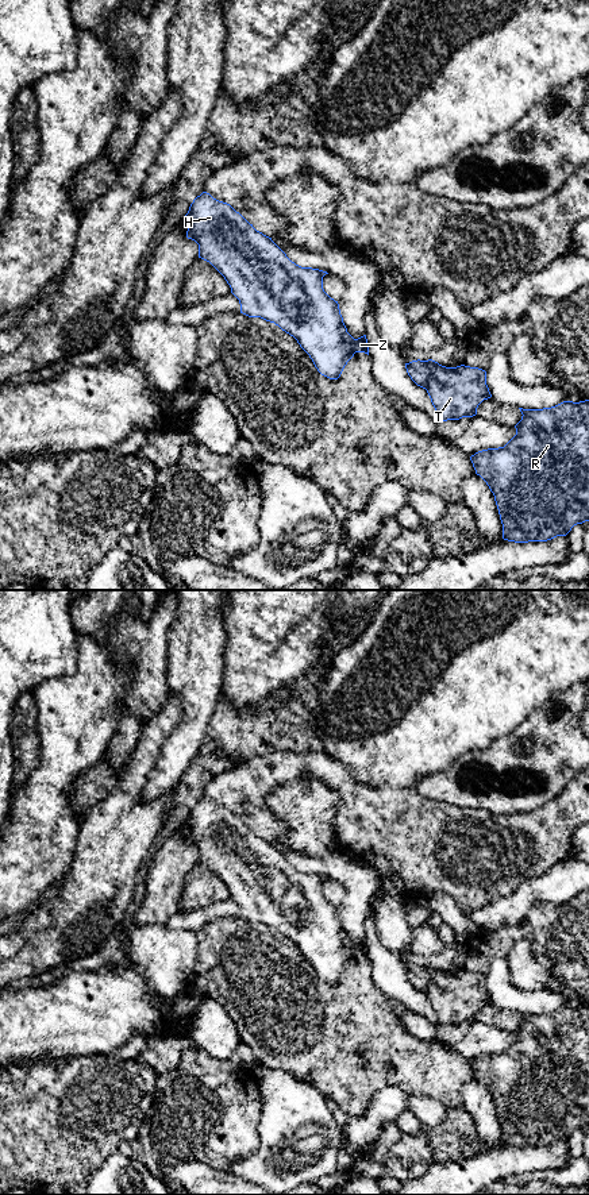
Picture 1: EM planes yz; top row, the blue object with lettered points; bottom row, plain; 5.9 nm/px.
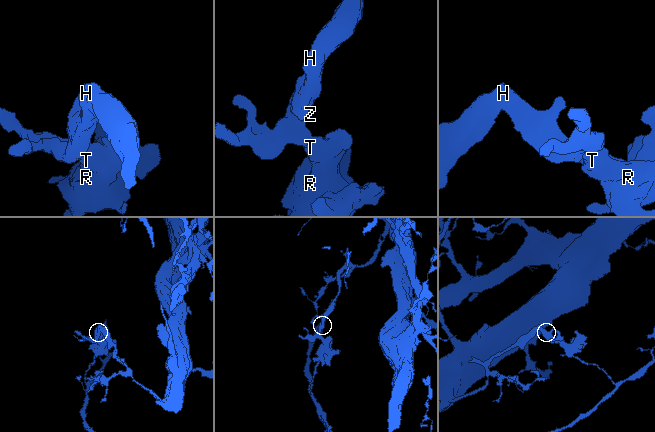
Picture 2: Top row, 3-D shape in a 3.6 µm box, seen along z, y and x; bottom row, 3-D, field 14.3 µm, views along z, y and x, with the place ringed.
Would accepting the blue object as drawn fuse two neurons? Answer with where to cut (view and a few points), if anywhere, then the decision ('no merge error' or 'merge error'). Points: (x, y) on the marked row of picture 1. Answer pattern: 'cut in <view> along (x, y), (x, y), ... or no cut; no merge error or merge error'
cut in yz along (438, 363), (432, 369), (430, 382), (424, 388); merge error

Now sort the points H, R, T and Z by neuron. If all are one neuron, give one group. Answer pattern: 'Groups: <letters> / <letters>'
Groups: H Z / R T

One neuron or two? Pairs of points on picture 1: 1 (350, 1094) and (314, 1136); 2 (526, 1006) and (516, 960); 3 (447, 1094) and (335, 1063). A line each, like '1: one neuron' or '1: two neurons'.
1: two neurons
2: two neurons
3: one neuron

